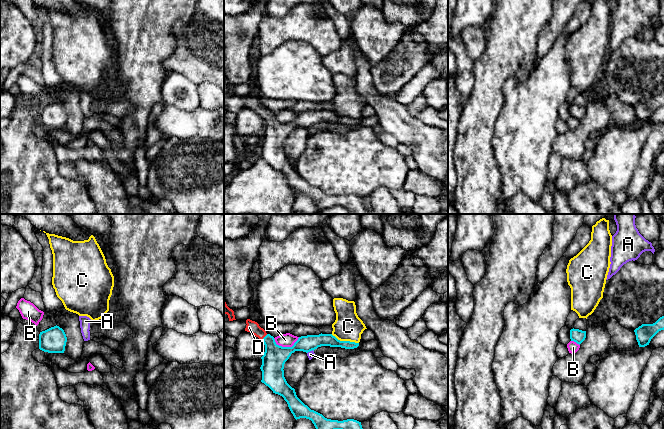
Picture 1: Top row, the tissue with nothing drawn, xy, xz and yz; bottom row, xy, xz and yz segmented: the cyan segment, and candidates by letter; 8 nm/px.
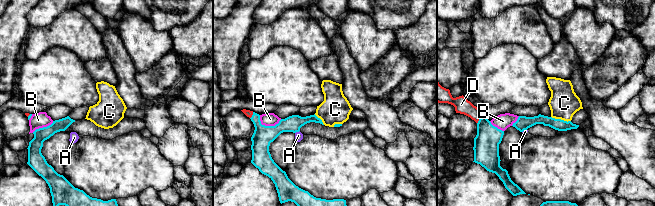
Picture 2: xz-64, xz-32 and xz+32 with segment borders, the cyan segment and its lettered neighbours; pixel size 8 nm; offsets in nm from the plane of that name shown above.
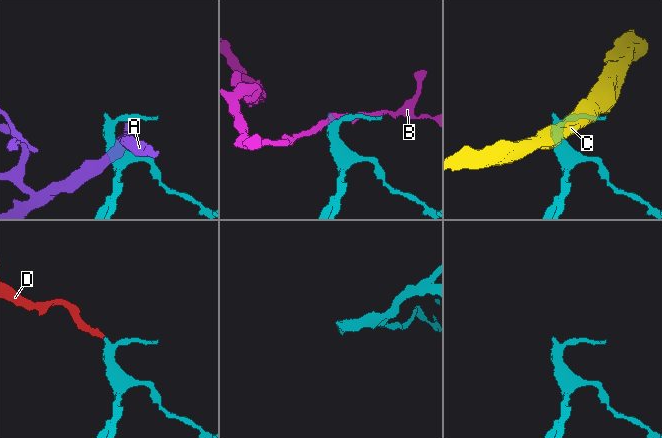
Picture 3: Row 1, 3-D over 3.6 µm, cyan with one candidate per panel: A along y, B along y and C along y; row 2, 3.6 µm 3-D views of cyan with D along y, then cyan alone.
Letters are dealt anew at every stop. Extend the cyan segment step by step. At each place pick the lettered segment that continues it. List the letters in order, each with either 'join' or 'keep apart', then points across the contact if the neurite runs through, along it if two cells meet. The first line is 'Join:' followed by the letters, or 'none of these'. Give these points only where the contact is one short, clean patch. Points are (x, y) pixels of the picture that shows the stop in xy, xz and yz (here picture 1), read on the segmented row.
Join: D
A: keep apart; border along xz (313, 350), (307, 353)
B: keep apart; border along xz (299, 337), (291, 346), (279, 346), (273, 338)
C: keep apart; border along xz (331, 334), (340, 340), (358, 343)
D: join; runs through xz (275, 356), (270, 343), (264, 337), (253, 327)

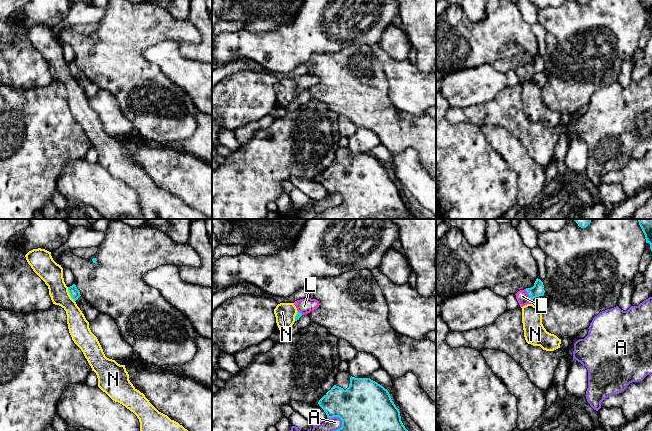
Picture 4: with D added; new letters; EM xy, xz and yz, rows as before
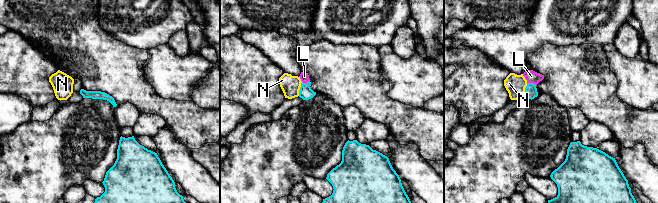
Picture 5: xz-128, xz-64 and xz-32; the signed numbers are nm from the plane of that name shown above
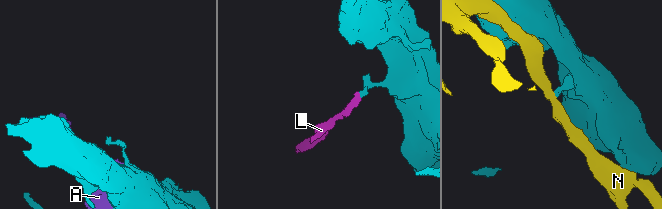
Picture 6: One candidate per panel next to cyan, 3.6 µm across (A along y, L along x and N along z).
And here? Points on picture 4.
Join: L
A: keep apart
L: join; runs through yz (537, 290), (528, 294), (522, 296)
N: keep apart

